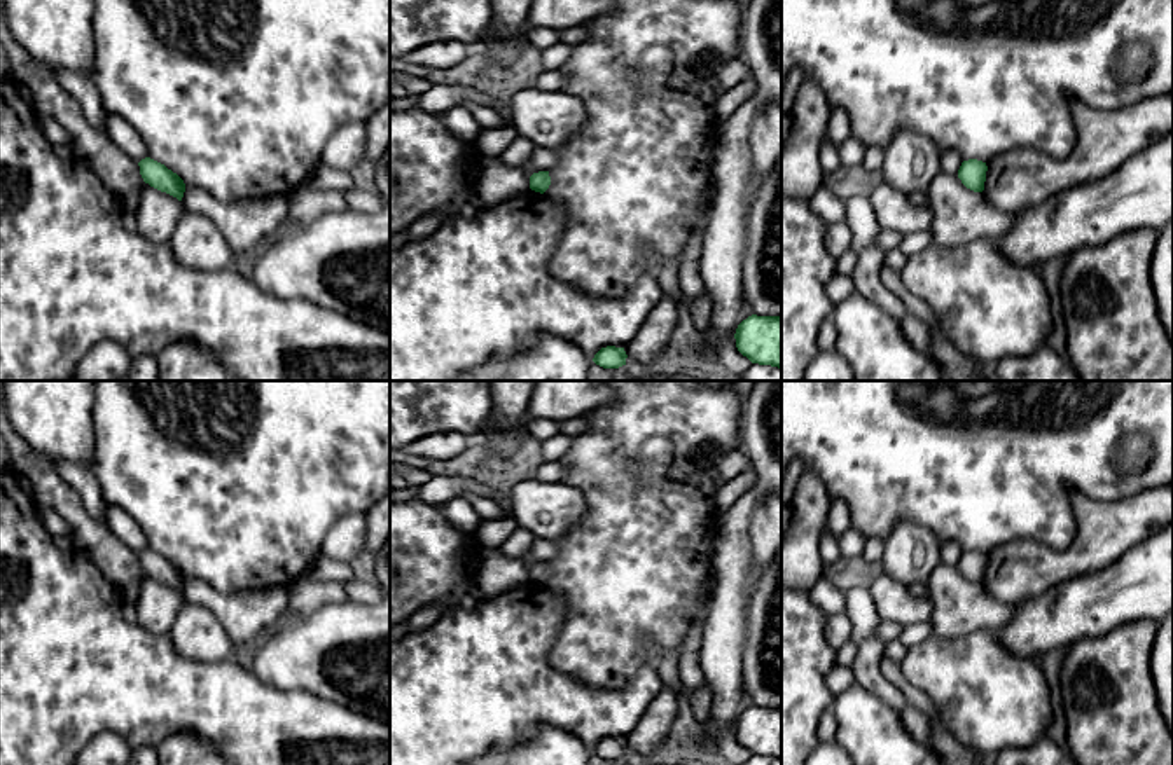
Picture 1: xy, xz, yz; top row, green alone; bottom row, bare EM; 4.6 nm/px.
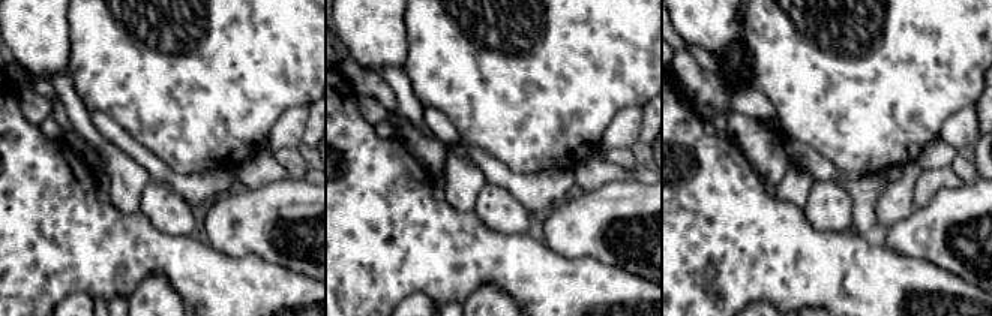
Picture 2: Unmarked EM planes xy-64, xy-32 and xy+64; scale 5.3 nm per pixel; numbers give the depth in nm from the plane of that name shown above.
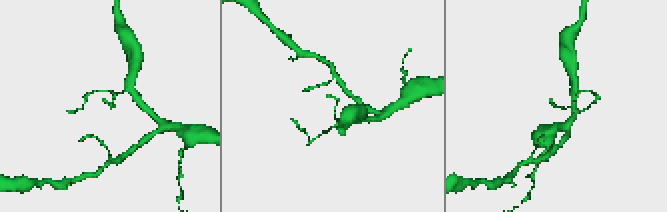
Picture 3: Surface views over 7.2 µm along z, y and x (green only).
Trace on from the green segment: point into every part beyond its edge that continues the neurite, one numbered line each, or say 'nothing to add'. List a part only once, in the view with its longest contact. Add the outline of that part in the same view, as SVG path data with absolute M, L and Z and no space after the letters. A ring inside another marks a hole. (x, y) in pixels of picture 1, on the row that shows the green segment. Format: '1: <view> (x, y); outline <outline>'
nothing to add

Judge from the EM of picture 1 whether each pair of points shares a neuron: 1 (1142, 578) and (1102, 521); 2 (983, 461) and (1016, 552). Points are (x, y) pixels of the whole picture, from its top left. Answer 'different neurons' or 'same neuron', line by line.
1: different neurons
2: different neurons

